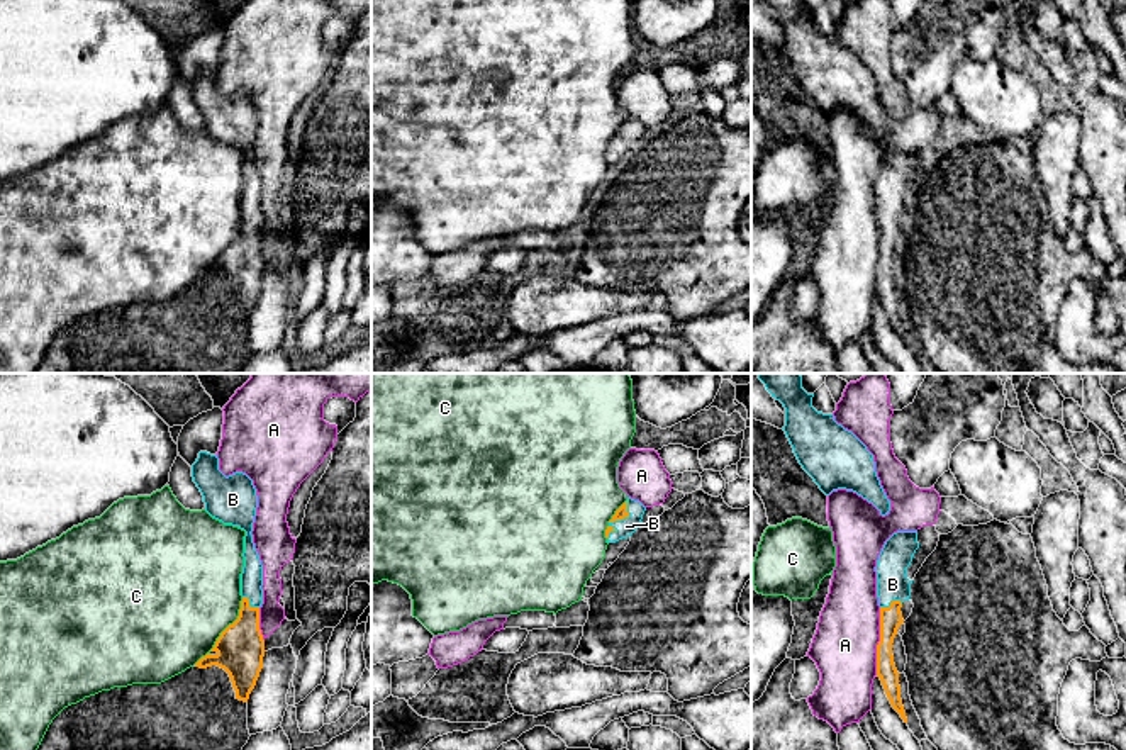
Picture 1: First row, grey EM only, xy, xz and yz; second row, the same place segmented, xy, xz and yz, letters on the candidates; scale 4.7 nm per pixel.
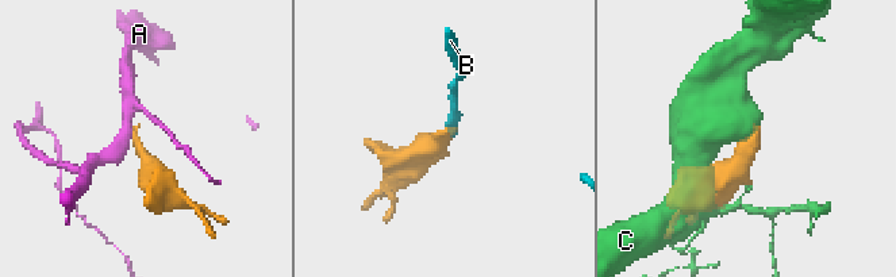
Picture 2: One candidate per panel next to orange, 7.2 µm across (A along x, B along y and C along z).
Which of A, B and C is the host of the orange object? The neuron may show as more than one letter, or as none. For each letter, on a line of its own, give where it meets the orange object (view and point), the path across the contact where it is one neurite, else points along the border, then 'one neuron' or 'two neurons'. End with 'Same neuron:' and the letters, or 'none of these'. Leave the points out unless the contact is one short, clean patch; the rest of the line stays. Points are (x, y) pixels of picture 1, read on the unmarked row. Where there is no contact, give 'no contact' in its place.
A: meets orange in yz at (879, 262); border along yz (880, 228), (875, 294); two neurons
B: meets orange in xz at (619, 139); runs through xz (621, 133), (619, 139), (626, 146); one neuron
C: meets orange in xy at (222, 251); two neurons
Same neuron: B

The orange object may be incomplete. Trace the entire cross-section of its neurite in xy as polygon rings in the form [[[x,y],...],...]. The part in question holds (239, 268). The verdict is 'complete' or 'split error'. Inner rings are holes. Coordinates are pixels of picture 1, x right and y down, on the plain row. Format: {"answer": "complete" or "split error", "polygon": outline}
{"answer": "split error", "polygon": [[[207,71],[198,73],[197,81],[192,85],[192,97],[203,115],[205,131],[224,144],[246,151],[239,236],[220,253],[214,268],[195,287],[217,285],[224,288],[231,297],[236,319],[248,322],[265,277],[265,260],[259,249],[263,185],[251,154],[258,115],[253,100],[246,93],[236,92],[226,97],[219,90],[217,75]]]}

